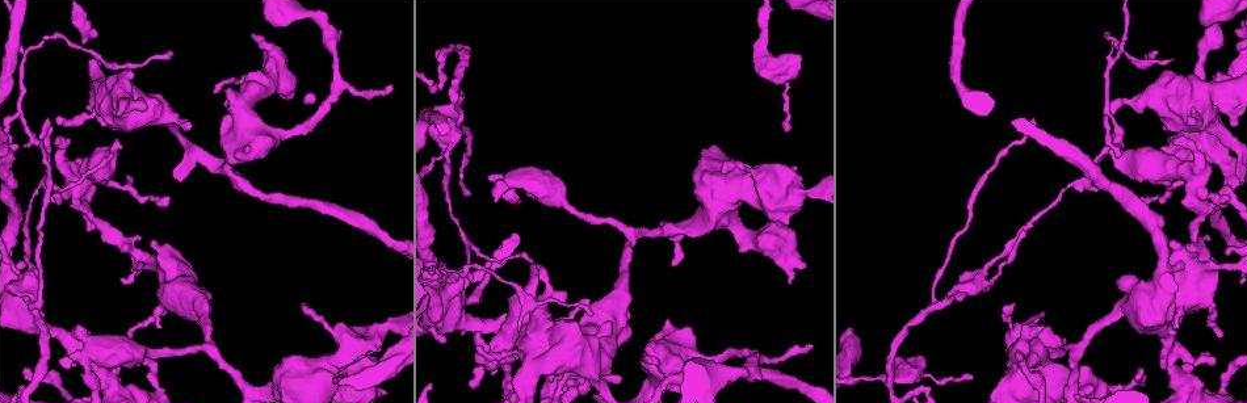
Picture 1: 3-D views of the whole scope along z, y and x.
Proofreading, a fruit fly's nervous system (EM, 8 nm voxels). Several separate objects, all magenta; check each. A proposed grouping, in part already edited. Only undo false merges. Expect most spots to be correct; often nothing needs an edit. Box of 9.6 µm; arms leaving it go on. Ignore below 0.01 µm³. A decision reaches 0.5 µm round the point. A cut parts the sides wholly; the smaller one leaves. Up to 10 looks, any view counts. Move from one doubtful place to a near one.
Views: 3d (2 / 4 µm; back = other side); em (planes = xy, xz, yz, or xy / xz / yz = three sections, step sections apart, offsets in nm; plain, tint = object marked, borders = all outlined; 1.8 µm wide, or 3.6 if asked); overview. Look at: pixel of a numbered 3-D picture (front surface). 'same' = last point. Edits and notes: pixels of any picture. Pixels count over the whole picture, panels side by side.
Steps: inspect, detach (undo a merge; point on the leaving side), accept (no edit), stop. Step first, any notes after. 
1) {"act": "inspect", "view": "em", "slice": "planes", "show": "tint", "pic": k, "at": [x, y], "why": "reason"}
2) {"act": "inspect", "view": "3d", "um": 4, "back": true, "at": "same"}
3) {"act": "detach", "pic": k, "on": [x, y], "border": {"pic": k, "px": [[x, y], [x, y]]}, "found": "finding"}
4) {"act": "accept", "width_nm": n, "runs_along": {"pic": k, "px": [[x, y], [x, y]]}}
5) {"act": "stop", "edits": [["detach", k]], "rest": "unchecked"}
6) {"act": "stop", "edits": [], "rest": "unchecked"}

{"act": "inspect", "view": "3d", "um": 4, "back": true, "pic": 1, "at": [61, 34], "why": "sharp bend"}

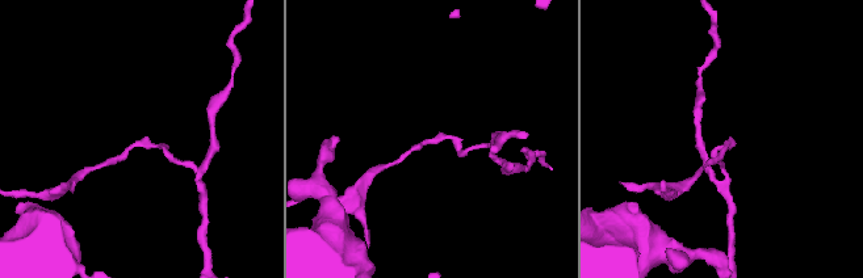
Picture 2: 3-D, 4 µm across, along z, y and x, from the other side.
{"act": "inspect", "view": "em", "slice": "planes", "show": "tint", "pic": 2, "at": [133, 146]}

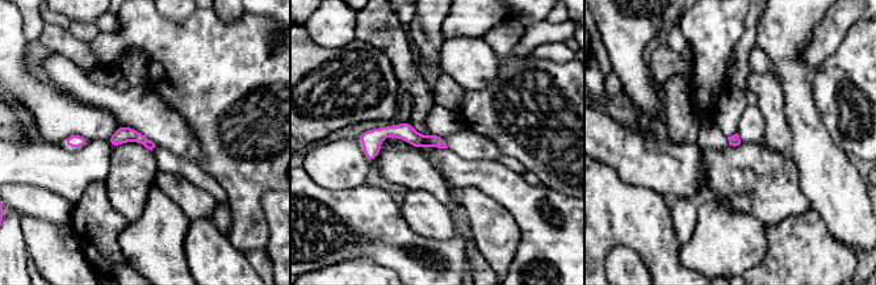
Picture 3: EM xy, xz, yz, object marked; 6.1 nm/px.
{"act": "accept", "width_nm": 70, "runs_along": {"pic": 3, "px": [[363, 137], [406, 131], [441, 145]]}, "found": "continuous, no second neuron"}

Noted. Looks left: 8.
{"act": "inspect", "view": "3d", "um": 4, "pic": 1, "at": [996, 272]}

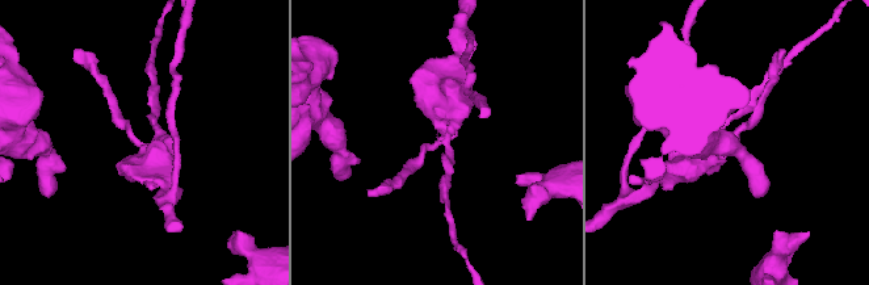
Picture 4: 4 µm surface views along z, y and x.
{"act": "inspect", "view": "em", "slice": "xy", "step": 16, "show": "tint", "pic": 4, "at": [136, 142]}

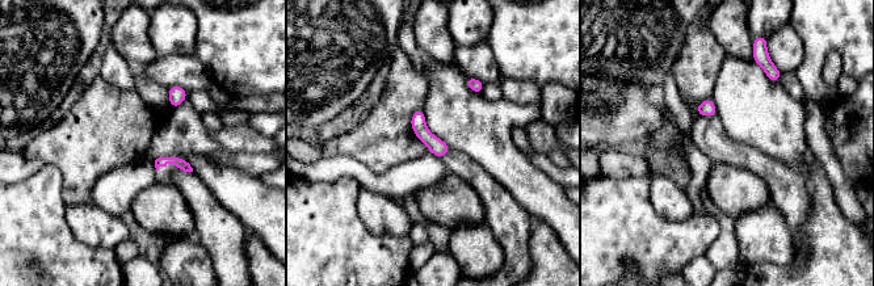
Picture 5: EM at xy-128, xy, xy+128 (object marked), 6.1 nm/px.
{"act": "accept", "width_nm": 100, "runs_along": {"pic": 5, "px": [[419, 113], [420, 130], [445, 150]]}, "found": "one neuron here"}

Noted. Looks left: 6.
{"act": "inspect", "view": "em", "um": 3.6, "slice": "planes", "show": "tint", "pic": 1, "at": [1192, 187], "why": "looks like a crossing"}

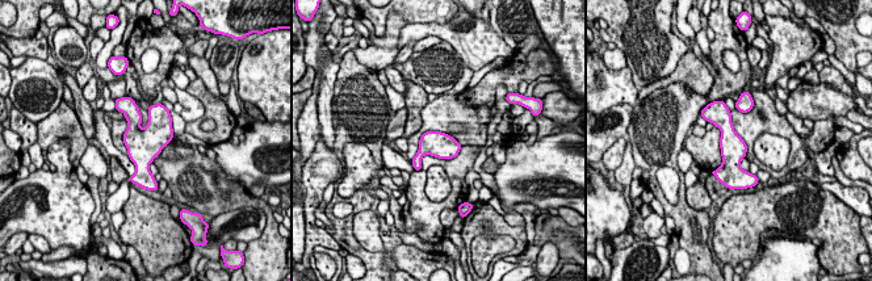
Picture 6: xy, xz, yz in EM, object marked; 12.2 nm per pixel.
{"act": "accept", "runs_along": {"pic": 6, "px": [[721, 109], [732, 145], [732, 183]]}, "found": "all the same neuron"}

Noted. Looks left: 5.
{"act": "inspect", "view": "em", "slice": "xy", "step": 4, "show": "tint", "pic": 1, "at": [41, 305], "why": "side arm on a straight run"}

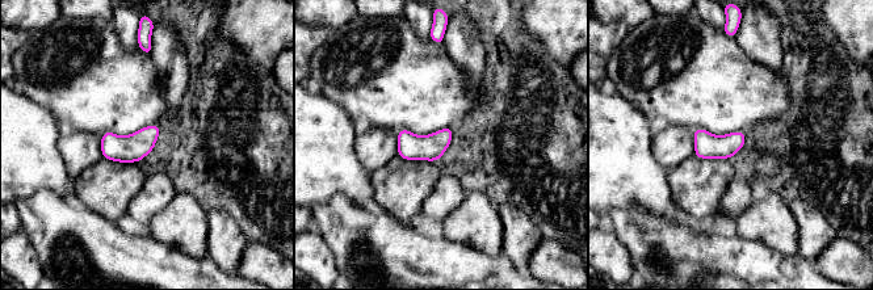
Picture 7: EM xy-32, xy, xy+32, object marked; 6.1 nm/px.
{"act": "inspect", "view": "em", "slice": "planes", "show": "tint", "at": "same", "why": "another direction"}

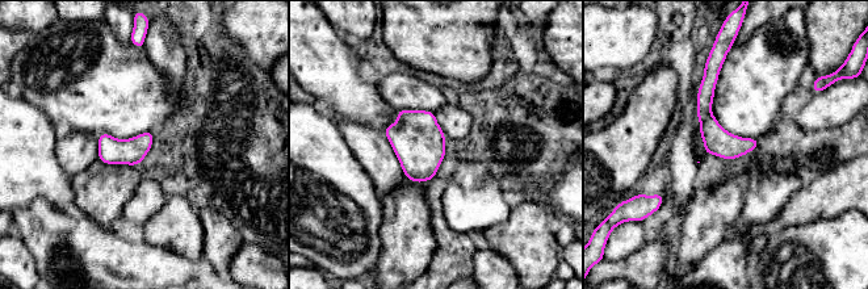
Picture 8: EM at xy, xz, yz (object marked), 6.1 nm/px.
{"act": "accept", "width_nm": 170, "runs_along": {"pic": 8, "px": [[716, 70], [705, 117], [729, 156]]}, "found": "one neuron here"}

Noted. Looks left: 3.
{"act": "stop", "edits": [], "rest": "unchecked"}

